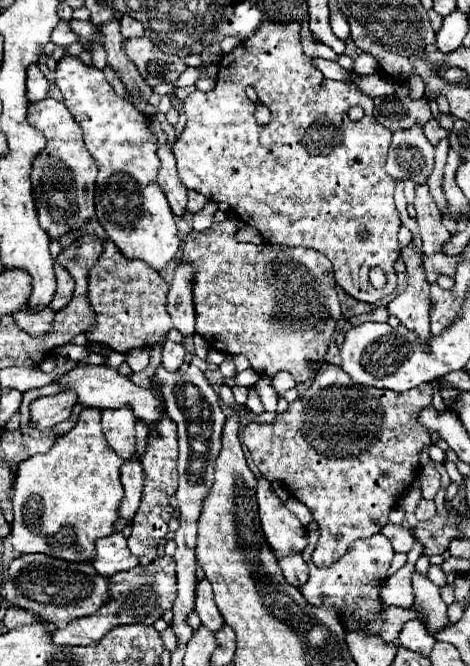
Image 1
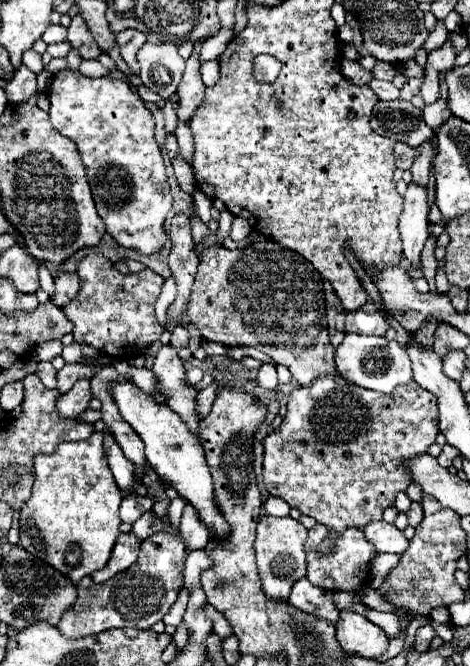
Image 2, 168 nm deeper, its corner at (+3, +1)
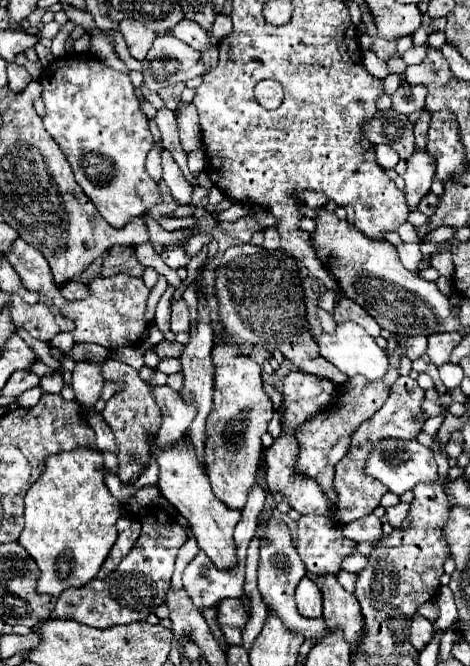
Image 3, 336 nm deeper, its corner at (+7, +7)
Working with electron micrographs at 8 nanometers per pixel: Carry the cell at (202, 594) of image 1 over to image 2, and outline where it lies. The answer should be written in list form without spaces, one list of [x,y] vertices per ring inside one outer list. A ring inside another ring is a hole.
[[[206,604],[204,610],[206,610],[208,618],[212,618],[212,622],[214,622],[214,632],[216,632],[220,638],[226,638],[228,634],[232,634],[232,628],[230,628],[230,624],[226,622],[226,618],[224,618],[212,604]]]

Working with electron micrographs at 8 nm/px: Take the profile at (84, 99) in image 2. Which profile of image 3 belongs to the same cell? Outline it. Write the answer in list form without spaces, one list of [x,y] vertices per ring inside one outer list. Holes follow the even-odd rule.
[[[88,54],[64,58],[70,60],[54,60],[40,78],[46,102],[44,126],[62,148],[84,194],[110,226],[122,228],[132,218],[142,218],[154,204],[162,202],[158,184],[154,184],[144,166],[152,150],[148,118],[138,106],[128,74],[112,70]]]

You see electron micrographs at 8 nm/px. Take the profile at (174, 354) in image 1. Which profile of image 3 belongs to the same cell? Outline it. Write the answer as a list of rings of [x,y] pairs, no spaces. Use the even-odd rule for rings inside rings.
[[[176,300],[172,304],[172,332],[188,332],[190,330],[190,312],[184,300]]]

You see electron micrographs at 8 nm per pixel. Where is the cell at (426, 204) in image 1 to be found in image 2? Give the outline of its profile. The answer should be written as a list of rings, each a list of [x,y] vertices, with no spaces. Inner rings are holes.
[[[424,142],[422,146],[418,146],[420,148],[420,156],[418,156],[418,160],[412,164],[412,168],[410,168],[410,172],[412,172],[412,182],[416,184],[420,184],[420,186],[424,186],[424,184],[428,184],[428,172],[430,172],[430,162],[432,162],[432,156],[434,156],[434,152],[432,152],[432,142]]]

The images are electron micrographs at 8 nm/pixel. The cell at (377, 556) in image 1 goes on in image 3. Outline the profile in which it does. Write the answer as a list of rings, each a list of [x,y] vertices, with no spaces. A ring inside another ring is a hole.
[[[302,516],[298,520],[298,554],[314,574],[338,574],[340,562],[356,550],[356,544],[342,536],[342,526],[332,524],[326,516]]]

